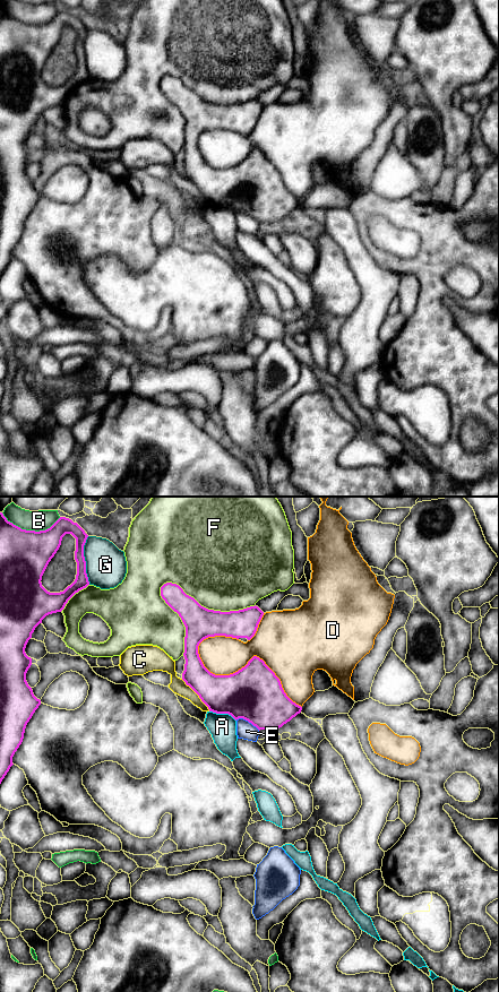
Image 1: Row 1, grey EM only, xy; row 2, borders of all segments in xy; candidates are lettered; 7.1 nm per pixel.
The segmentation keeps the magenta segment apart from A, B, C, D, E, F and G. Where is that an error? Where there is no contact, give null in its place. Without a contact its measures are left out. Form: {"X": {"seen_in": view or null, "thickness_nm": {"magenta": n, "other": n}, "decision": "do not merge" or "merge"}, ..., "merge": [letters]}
{"A": {"seen_in": "xy", "thickness_nm": {"magenta": 380, "other": 190}, "decision": "do not merge"}, "B": {"seen_in": "xy", "thickness_nm": {"magenta": 360, "other": 140}, "decision": "do not merge"}, "C": {"seen_in": "xy", "thickness_nm": {"magenta": 280, "other": 110}, "decision": "do not merge"}, "D": {"seen_in": "xy", "thickness_nm": {"magenta": 400, "other": 320}, "decision": "do not merge"}, "E": {"seen_in": "xy", "thickness_nm": {"magenta": 400, "other": 130}, "decision": "merge"}, "F": {"seen_in": "xy", "thickness_nm": {"magenta": 220, "other": 480}, "decision": "do not merge"}, "G": {"seen_in": "xy", "thickness_nm": {"magenta": 100, "other": 280}, "decision": "do not merge"}, "merge": ["E"]}

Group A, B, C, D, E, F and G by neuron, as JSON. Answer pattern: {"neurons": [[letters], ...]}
{"neurons": [["A"], ["B"], ["C"], ["D"], ["E"], ["F"], ["G"]]}

